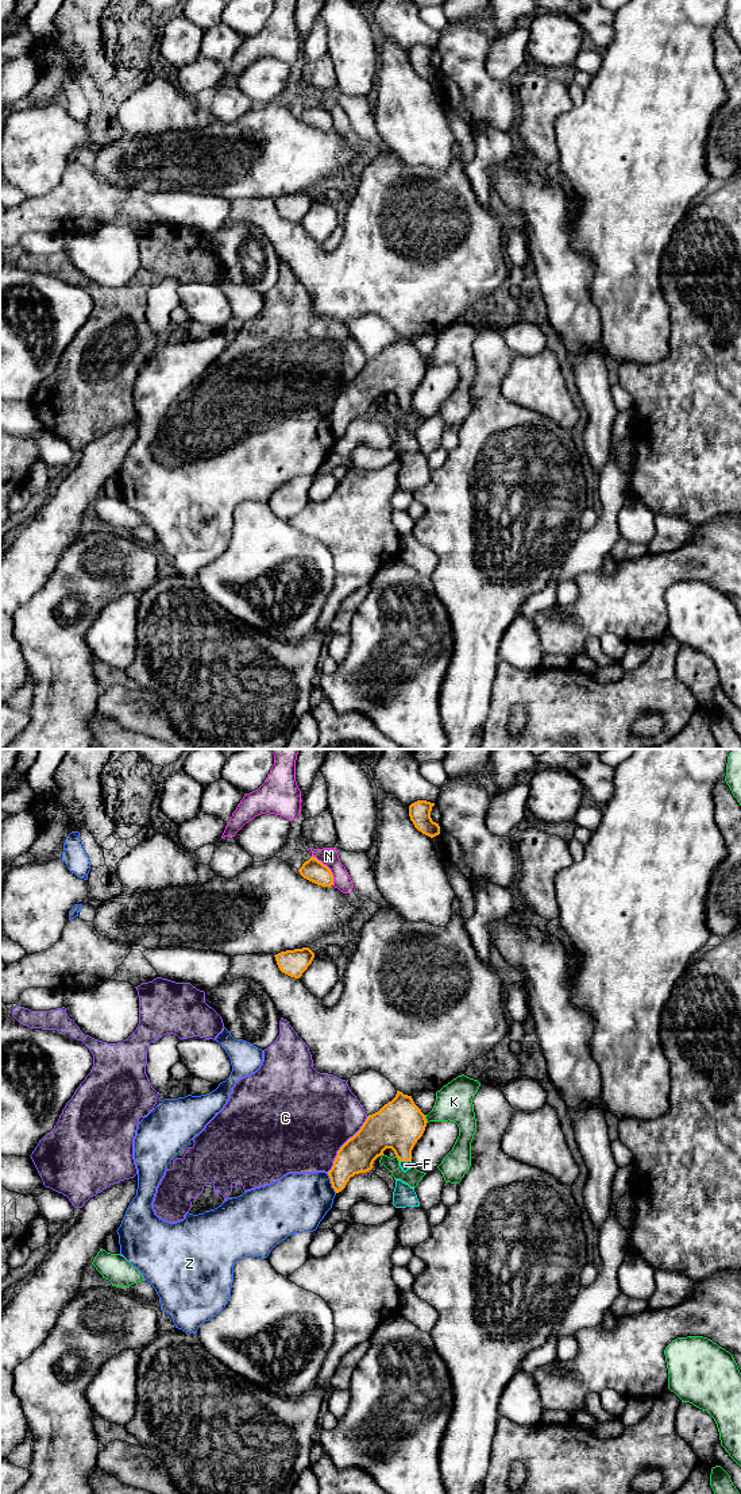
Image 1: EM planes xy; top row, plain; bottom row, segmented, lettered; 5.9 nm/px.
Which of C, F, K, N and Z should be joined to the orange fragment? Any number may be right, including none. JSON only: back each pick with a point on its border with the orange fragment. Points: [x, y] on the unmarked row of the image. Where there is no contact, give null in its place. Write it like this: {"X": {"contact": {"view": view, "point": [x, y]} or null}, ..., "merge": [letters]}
{"F": {"contact": {"view": "xy", "point": [405, 404]}}, "merge": ["F"]}

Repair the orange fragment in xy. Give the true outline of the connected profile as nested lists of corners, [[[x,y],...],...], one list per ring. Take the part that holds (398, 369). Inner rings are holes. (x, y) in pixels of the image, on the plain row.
[[[397,335],[395,341],[368,359],[360,374],[337,395],[328,416],[332,432],[341,436],[351,421],[366,417],[374,405],[391,393],[404,416],[412,412],[412,394],[427,371],[425,359],[412,340]]]

